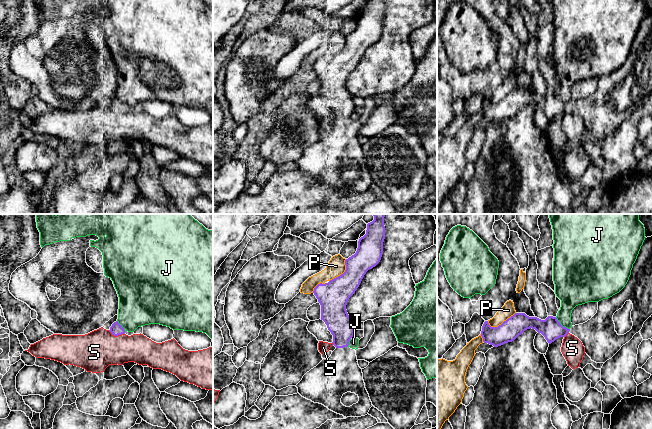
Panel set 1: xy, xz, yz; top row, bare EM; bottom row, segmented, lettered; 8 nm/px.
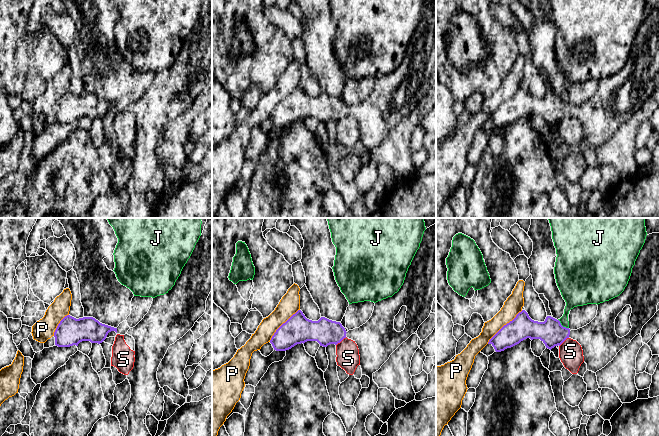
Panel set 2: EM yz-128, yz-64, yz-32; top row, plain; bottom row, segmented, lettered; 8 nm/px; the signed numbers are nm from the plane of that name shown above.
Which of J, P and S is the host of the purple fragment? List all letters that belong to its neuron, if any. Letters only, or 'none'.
none

